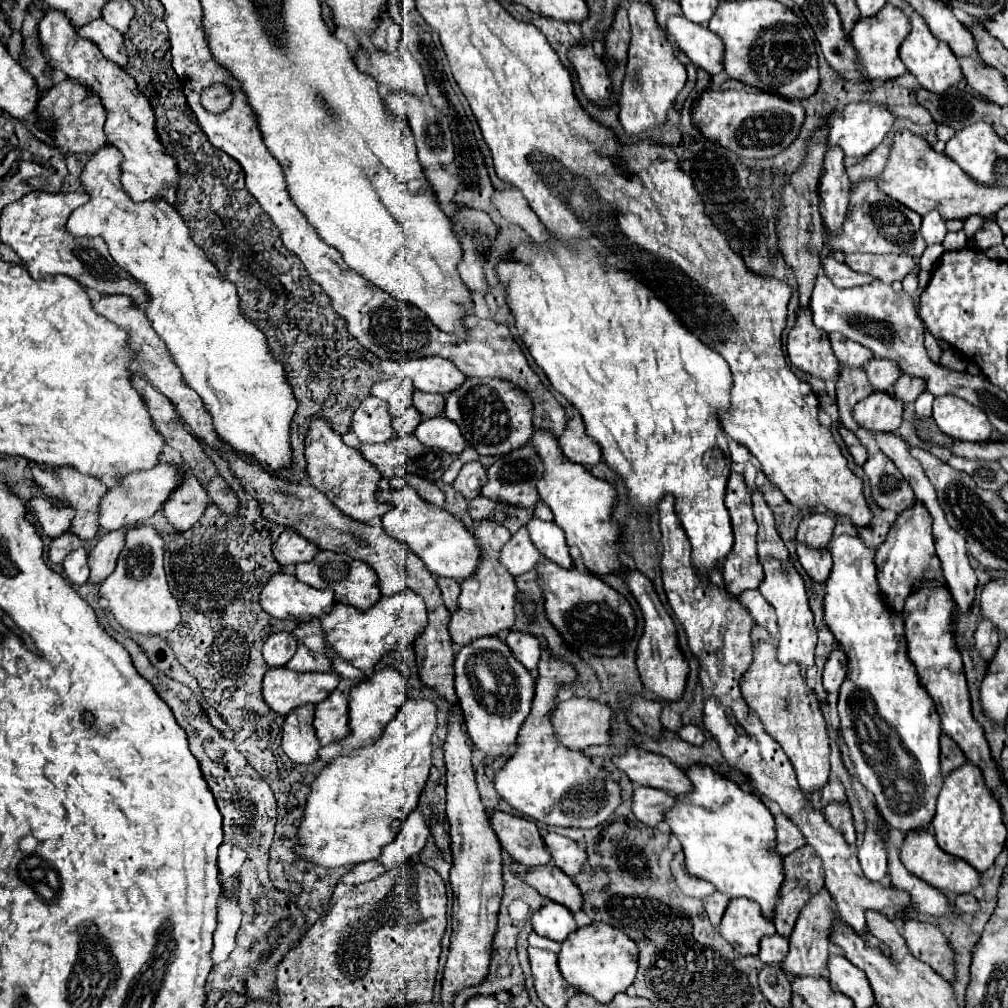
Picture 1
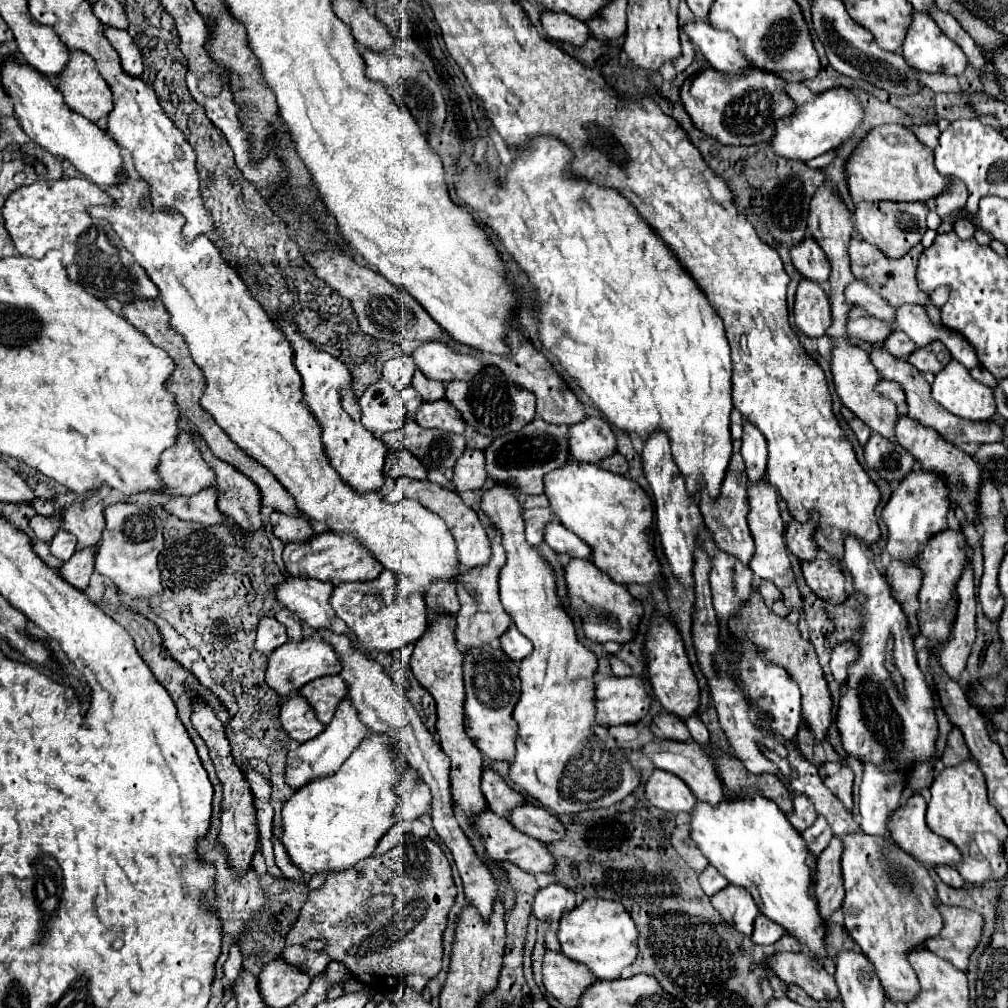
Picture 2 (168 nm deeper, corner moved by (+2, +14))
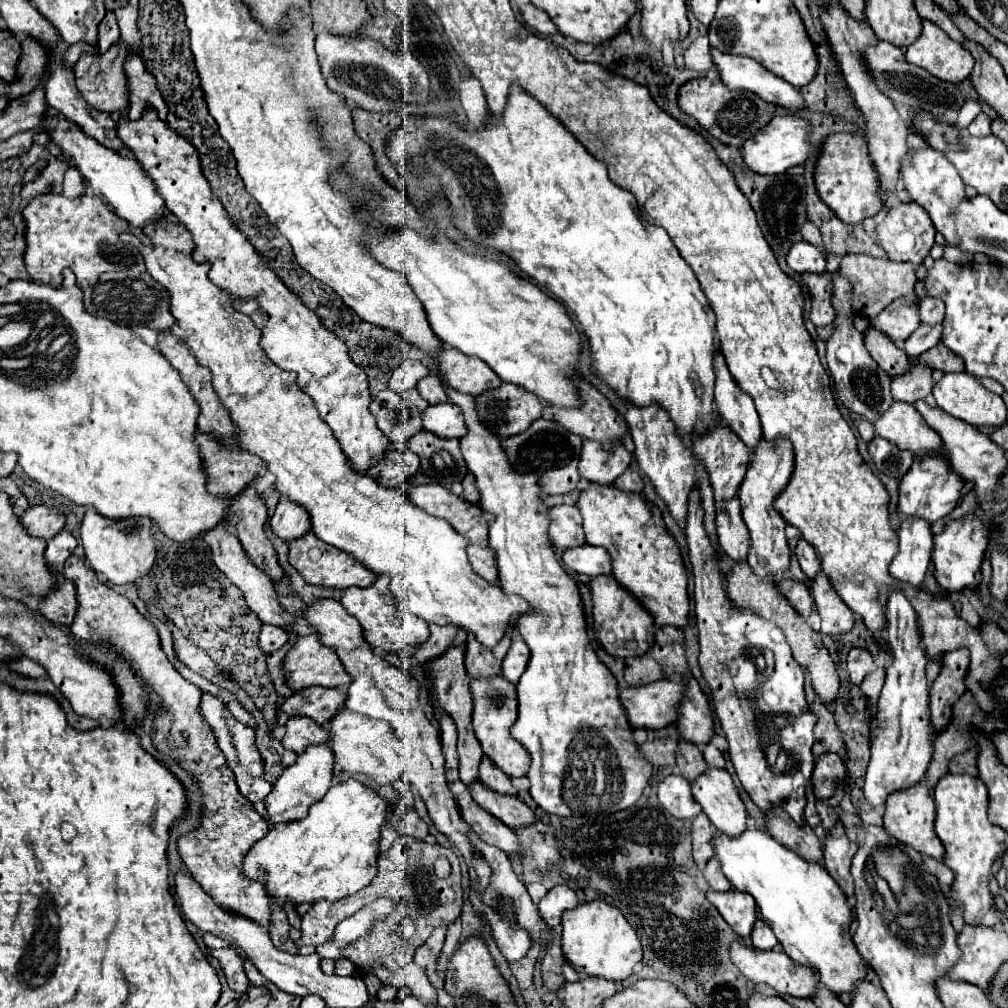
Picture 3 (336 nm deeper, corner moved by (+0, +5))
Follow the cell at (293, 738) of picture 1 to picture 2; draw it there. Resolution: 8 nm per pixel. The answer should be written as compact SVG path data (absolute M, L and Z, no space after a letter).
M294 696L280 706L280 724L298 744L316 738L324 730L324 724L316 718L312 706L302 696Z

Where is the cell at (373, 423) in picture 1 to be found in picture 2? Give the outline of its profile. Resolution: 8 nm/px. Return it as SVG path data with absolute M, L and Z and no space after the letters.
M384 380L368 386L358 402L362 408L362 424L376 436L400 430L406 422L406 404L402 396Z

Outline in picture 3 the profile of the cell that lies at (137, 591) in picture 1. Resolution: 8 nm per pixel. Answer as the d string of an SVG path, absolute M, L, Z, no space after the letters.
M88 509L80 527L80 537L88 563L102 579L114 585L136 583L138 579L150 575L156 561L156 541L150 527L152 519L148 517L110 519L100 515L96 509Z

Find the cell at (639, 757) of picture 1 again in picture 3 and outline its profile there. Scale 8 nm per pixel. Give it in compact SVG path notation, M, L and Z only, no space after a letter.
M710 767L690 781L690 785L694 799L718 831L740 835L746 829L746 809L726 769Z

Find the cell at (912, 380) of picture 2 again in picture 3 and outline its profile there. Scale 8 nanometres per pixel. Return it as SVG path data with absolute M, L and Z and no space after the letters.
M868 329L864 335L864 343L868 353L872 355L872 359L878 363L878 367L890 375L890 379L896 379L904 373L908 373L910 369L910 361L906 359L906 353L896 347L894 343L890 343L890 339L886 339L886 335Z

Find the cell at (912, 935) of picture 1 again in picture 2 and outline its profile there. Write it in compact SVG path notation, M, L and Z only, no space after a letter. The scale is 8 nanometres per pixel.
M938 906L944 916L944 930L926 942L926 948L936 956L948 960L962 972L968 972L970 954L980 942L984 918L978 912L954 906Z

